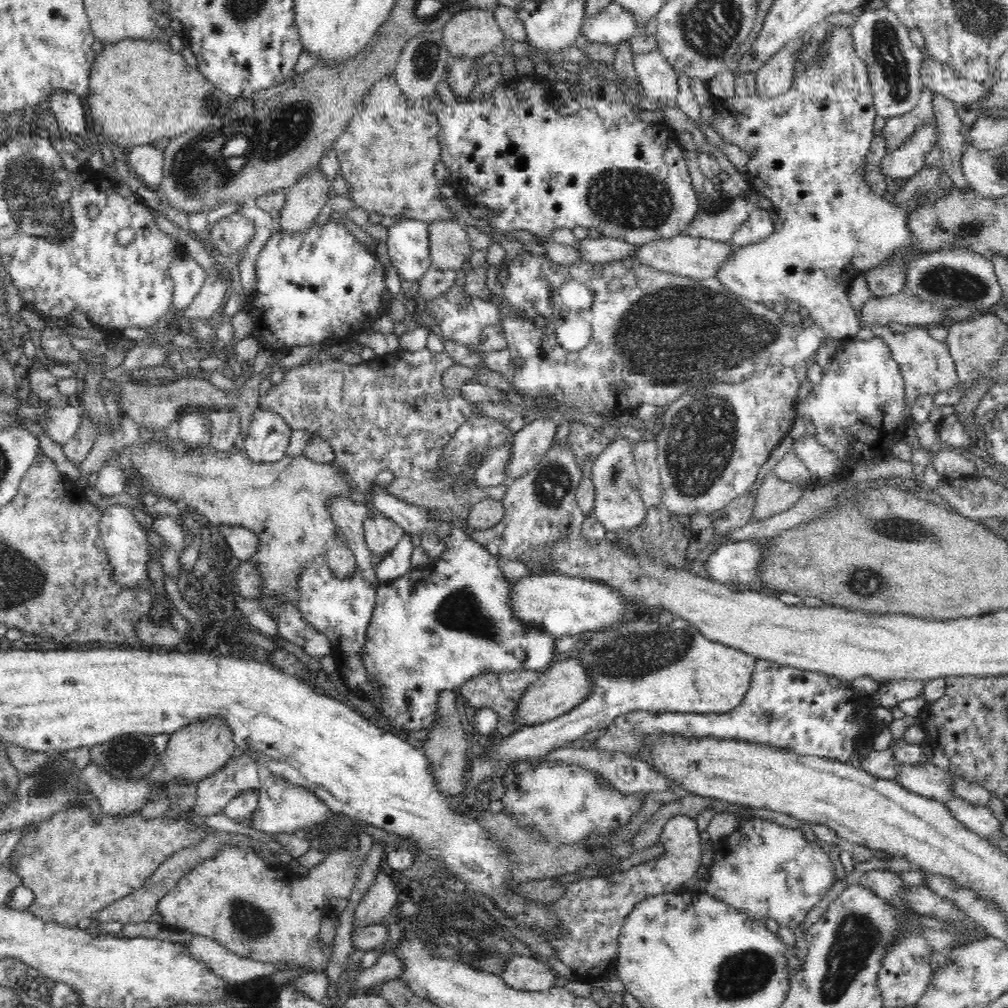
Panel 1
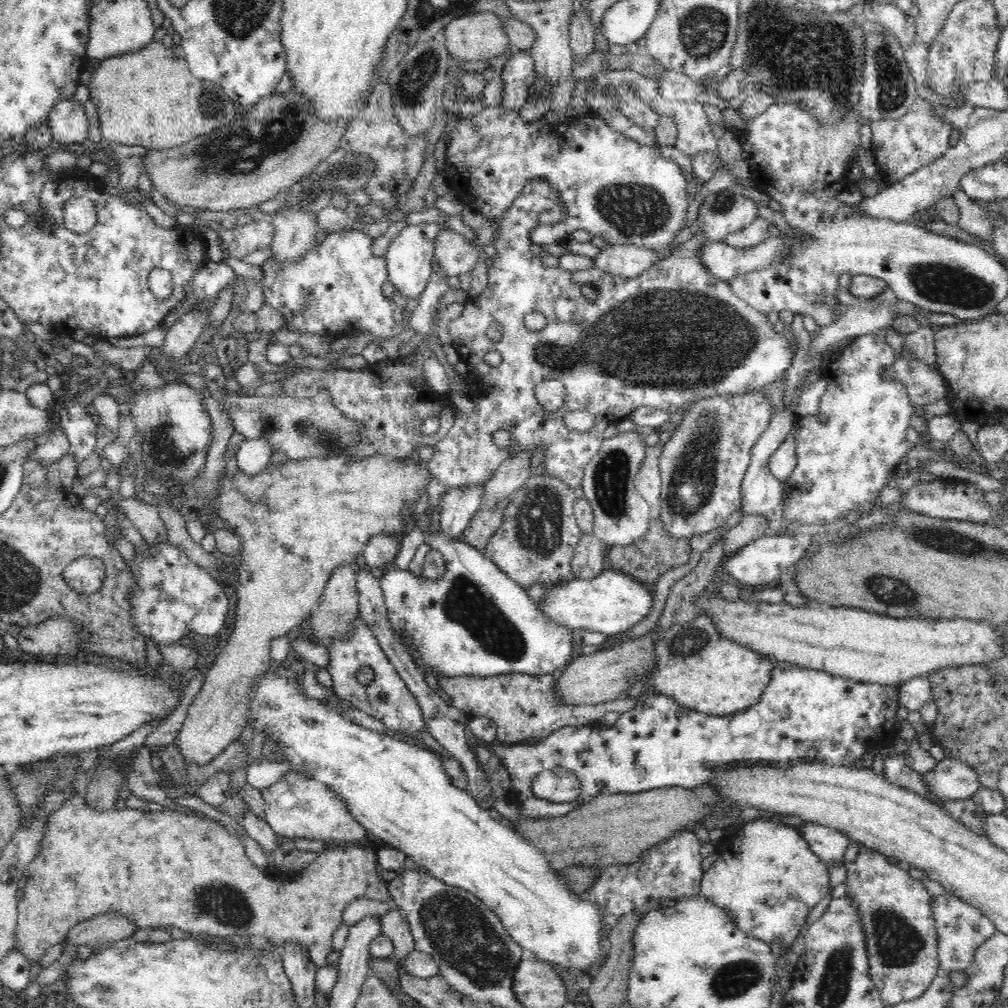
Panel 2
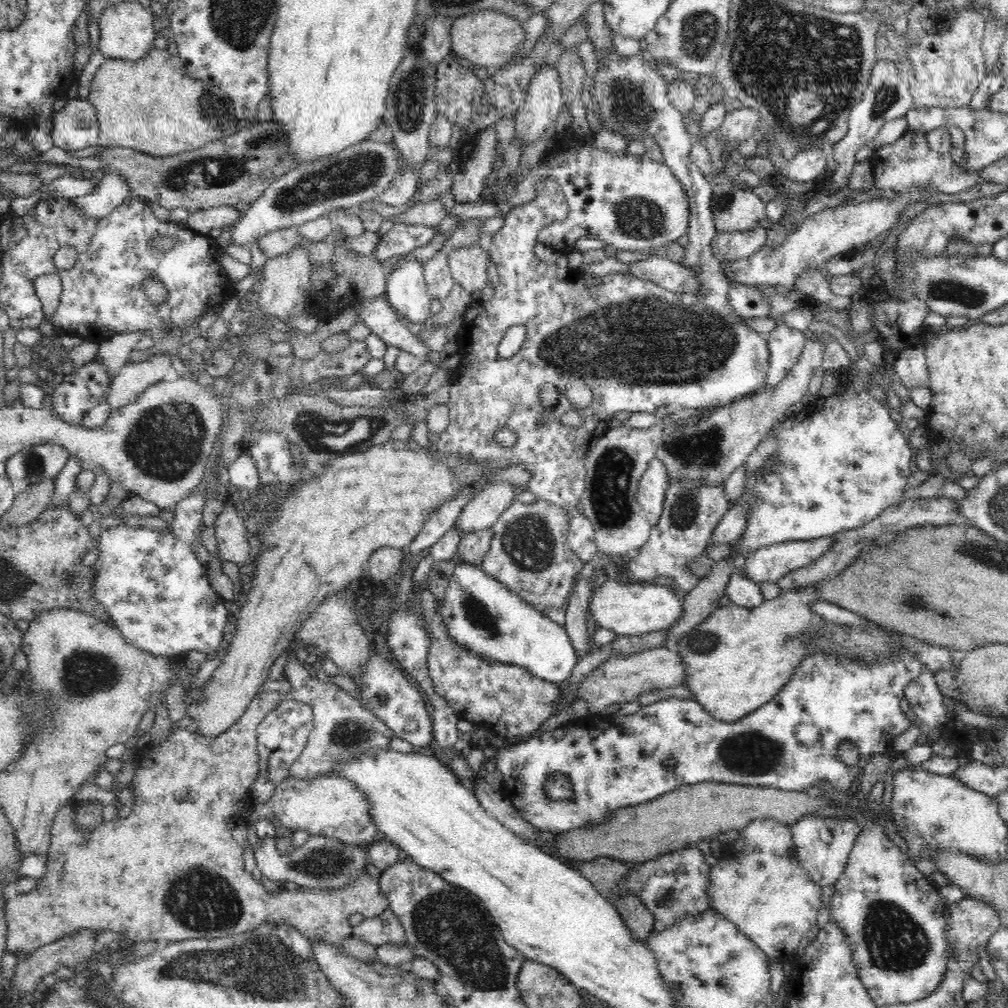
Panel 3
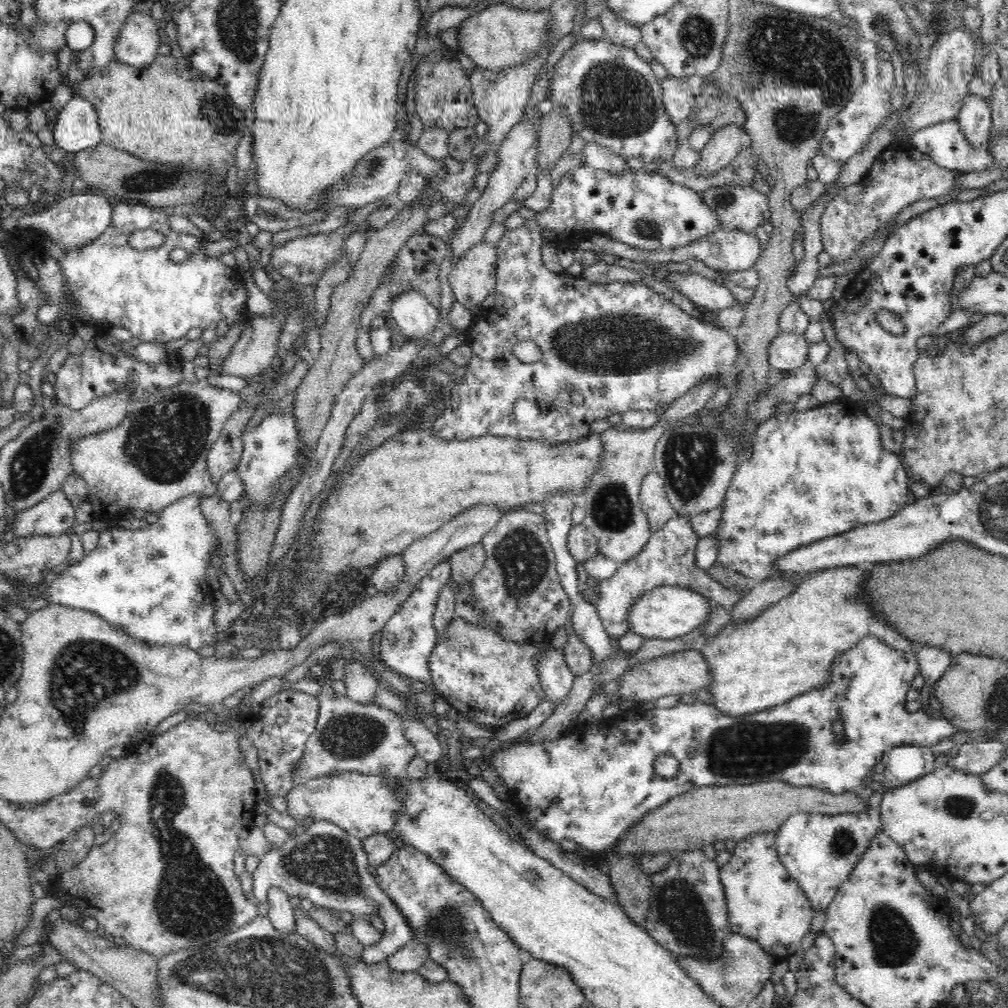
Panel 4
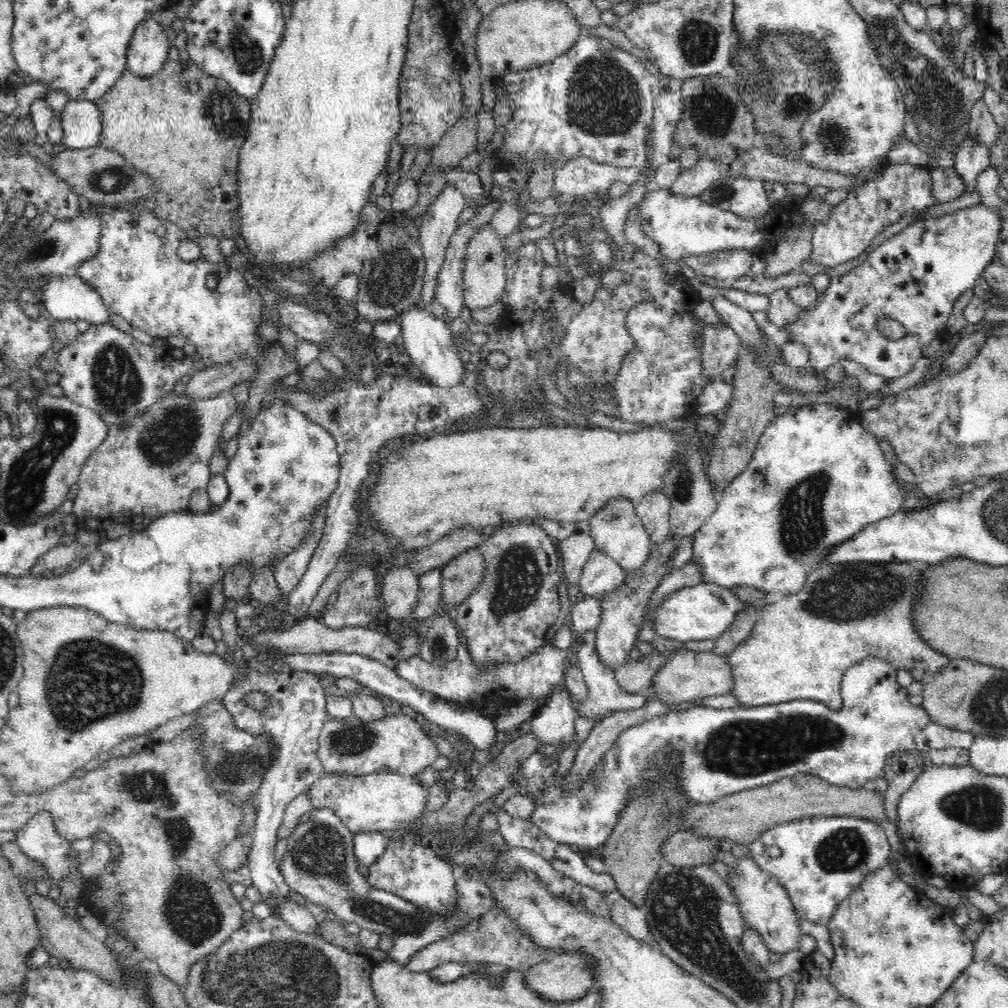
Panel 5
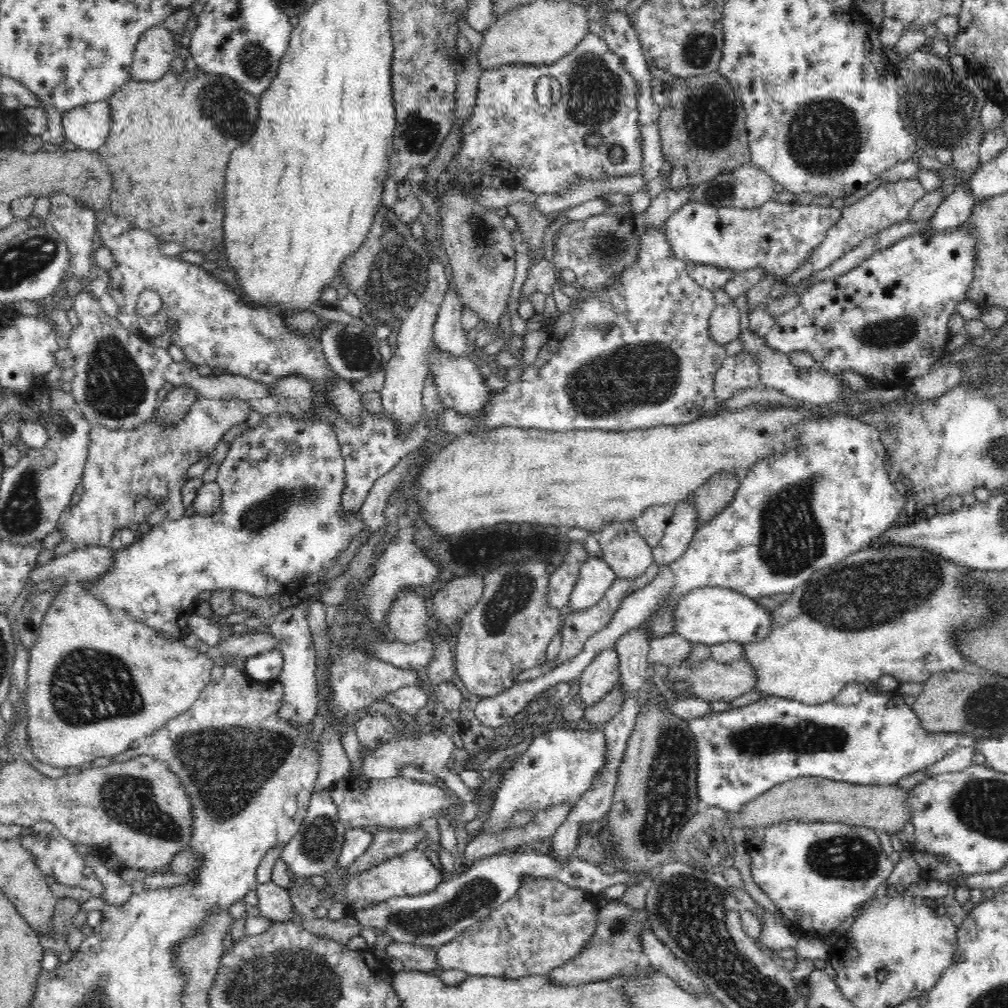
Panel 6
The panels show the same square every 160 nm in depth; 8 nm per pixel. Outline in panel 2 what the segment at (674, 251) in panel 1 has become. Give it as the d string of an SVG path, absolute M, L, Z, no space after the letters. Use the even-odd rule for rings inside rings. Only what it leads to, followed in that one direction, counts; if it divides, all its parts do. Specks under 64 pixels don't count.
M773 232L763 243L750 248L734 248L722 241L709 241L700 258L712 276L728 283L738 275L771 267L786 255L787 238Z

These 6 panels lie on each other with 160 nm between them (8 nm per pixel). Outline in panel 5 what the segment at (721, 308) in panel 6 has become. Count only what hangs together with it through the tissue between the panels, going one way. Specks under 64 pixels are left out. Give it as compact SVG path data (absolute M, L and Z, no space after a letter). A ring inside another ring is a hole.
M723 320L703 323L702 364L705 374L718 380L730 362L740 356L740 339L733 328Z

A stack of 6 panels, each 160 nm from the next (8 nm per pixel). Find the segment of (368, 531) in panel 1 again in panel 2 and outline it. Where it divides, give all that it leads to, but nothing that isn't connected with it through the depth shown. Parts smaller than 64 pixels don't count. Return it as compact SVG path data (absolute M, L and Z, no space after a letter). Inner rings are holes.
M376 535L370 538L363 556L370 568L385 571L394 566L399 554L400 538L388 535Z

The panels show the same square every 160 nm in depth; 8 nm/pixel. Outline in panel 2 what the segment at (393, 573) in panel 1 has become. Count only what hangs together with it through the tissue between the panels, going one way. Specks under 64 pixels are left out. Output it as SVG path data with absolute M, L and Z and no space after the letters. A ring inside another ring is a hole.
M532 179L531 182L527 183L522 190L521 195L518 199L512 203L508 212L504 214L502 222L499 224L499 228L497 232L494 234L493 245L495 246L495 254L492 266L488 268L487 273L487 287L484 289L483 293L481 293L476 298L468 298L464 304L464 308L462 310L461 316L452 320L449 324L449 334L452 337L452 346L455 348L457 353L459 354L461 360L466 364L472 366L471 370L463 376L464 383L466 388L462 391L464 396L469 398L476 407L476 411L459 415L459 418L455 420L455 424L453 428L448 431L448 435L442 440L438 445L435 446L435 452L433 458L428 463L428 468L430 475L432 475L432 480L429 480L427 494L425 498L424 505L420 510L423 515L421 516L420 522L415 522L411 530L408 530L401 538L400 538L400 550L399 554L396 558L396 562L394 567L400 568L402 571L408 571L408 565L413 562L415 553L418 551L418 548L425 544L425 532L428 531L428 526L430 526L430 522L434 520L436 523L440 521L440 508L439 504L442 498L450 492L450 490L468 490L468 488L480 488L480 486L484 486L492 476L496 474L496 470L498 467L506 462L506 460L510 460L510 458L516 458L516 456L520 456L520 454L531 454L534 453L536 450L545 449L544 452L544 461L541 463L541 468L543 476L557 478L557 480L564 481L565 484L571 486L573 490L577 489L581 486L583 480L583 473L585 472L586 464L591 462L591 459L600 451L602 447L602 440L604 439L603 433L605 432L606 428L610 425L616 424L621 419L628 417L628 414L632 412L634 409L641 408L642 406L650 406L652 408L658 409L666 409L667 412L676 413L679 408L683 407L684 403L688 401L695 401L696 399L705 399L706 397L712 397L714 395L735 395L736 393L747 393L748 391L752 390L755 391L756 389L764 388L766 384L770 384L772 380L779 380L780 376L783 376L784 372L790 368L790 364L792 364L792 358L794 358L794 354L792 354L792 350L788 350L788 340L782 336L782 334L778 334L778 332L774 332L774 326L768 322L770 316L764 315L764 313L760 313L760 311L756 311L755 308L752 308L752 305L748 305L748 303L744 302L741 298L738 298L732 290L730 283L724 282L719 278L712 276L709 273L709 270L705 268L702 259L700 258L702 249L705 247L705 244L709 242L708 238L703 235L703 230L697 225L696 223L696 230L692 233L692 236L687 241L680 243L676 249L674 249L669 257L666 257L663 261L660 261L657 265L648 268L647 271L640 273L636 277L623 277L614 274L610 274L606 272L606 270L600 269L598 266L589 269L580 269L576 272L570 272L570 276L566 278L566 282L568 284L574 284L572 288L576 288L576 282L578 284L584 284L584 282L592 282L592 284L596 284L598 288L600 288L600 298L598 298L598 302L585 302L583 303L582 307L579 309L577 314L578 318L588 319L590 320L590 314L592 314L592 320L586 324L583 322L584 332L582 332L582 338L570 338L566 332L562 332L562 324L566 324L566 321L562 321L558 319L556 313L554 312L553 304L548 304L552 306L548 308L548 310L538 310L538 300L542 298L546 298L546 300L550 300L550 298L560 298L560 294L564 292L564 286L558 286L558 290L554 288L554 282L564 282L562 280L562 274L568 274L568 271L558 267L548 267L548 265L544 265L542 258L538 258L533 255L528 246L530 246L533 242L529 236L531 235L532 228L536 228L538 224L551 224L551 223L559 223L560 221L564 221L566 219L566 207L564 206L563 200L560 199L560 194L557 192L557 188L553 186L553 184L549 184L545 179ZM528 312L540 312L546 318L546 326L540 330L532 331L528 329L524 325L524 316L528 314ZM492 322L500 322L502 324L503 333L500 340L497 342L492 341L487 335L486 330ZM490 350L498 350L500 354L503 356L502 362L497 367L492 367L486 364L484 361L484 354L486 352L490 352ZM558 379L564 383L567 395L560 408L560 412L556 412L556 414L552 414L552 416L545 417L545 410L543 406L538 403L538 399L536 399L536 395L534 395L534 388L536 388L536 384L542 382L543 380L552 380ZM571 411L585 411L589 414L592 414L595 417L595 422L592 428L588 430L588 432L569 432L563 424L563 417ZM498 430L508 430L512 432L512 434L516 435L516 439L518 439L518 444L516 446L512 446L512 448L508 448L508 450L503 450L494 444L493 442L493 435Z

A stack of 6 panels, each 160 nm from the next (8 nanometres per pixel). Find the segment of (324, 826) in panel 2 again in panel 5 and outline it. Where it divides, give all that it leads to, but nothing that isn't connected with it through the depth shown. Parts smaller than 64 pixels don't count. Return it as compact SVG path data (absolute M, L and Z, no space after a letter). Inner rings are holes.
M389 772L354 776L350 773L323 774L310 788L309 797L316 808L329 808L355 834L407 829L426 811L428 788L416 776Z

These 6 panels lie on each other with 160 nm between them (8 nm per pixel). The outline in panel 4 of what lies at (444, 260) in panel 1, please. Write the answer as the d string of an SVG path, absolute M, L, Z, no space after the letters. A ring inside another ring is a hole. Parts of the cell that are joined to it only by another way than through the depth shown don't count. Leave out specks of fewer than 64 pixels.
M482 241L469 248L449 274L457 302L469 311L474 321L483 314L482 302L495 292L496 267L496 245Z

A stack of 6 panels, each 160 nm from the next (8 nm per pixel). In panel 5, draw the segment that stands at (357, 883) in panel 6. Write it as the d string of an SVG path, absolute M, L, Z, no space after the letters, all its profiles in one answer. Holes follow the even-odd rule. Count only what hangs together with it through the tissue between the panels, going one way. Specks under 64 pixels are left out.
M394 840L386 847L386 852L378 856L374 864L368 866L368 874L364 876L371 888L386 890L408 900L408 903L424 908L424 911L440 912L446 915L455 908L456 890L454 872L435 847L421 846Z

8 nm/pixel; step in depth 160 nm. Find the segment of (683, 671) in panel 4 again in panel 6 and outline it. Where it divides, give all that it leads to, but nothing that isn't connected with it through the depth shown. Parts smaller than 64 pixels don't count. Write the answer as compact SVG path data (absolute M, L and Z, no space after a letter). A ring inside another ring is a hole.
M747 656L729 662L714 661L712 658L703 660L688 673L687 680L691 684L690 694L698 699L706 700L708 703L717 701L732 703L735 699L757 688L759 683L755 668Z

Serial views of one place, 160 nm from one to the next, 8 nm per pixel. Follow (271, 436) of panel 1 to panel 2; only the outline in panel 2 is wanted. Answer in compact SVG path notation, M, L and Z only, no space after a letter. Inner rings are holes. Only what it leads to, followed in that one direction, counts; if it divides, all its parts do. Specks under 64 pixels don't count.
M245 440L240 445L236 461L244 474L256 476L266 470L272 454L272 446L266 440Z

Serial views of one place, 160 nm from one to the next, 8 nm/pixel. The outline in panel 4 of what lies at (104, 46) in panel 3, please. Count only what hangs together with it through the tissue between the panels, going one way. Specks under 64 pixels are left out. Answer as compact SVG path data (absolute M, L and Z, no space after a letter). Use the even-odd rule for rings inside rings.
M134 12L128 16L115 44L117 62L134 68L150 68L158 56L164 34L148 14Z

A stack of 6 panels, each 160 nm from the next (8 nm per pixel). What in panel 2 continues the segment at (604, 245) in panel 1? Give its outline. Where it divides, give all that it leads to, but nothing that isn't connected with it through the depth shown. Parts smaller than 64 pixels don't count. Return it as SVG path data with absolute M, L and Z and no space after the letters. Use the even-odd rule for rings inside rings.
M615 244L602 248L595 264L610 274L636 277L663 260L663 252L634 245Z

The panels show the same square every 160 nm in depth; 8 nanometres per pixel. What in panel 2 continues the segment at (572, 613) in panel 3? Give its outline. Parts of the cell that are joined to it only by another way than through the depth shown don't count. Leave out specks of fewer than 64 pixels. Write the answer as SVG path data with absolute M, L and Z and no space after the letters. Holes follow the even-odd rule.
M581 535L576 554L572 560L572 577L593 579L607 566L606 547L596 535Z

